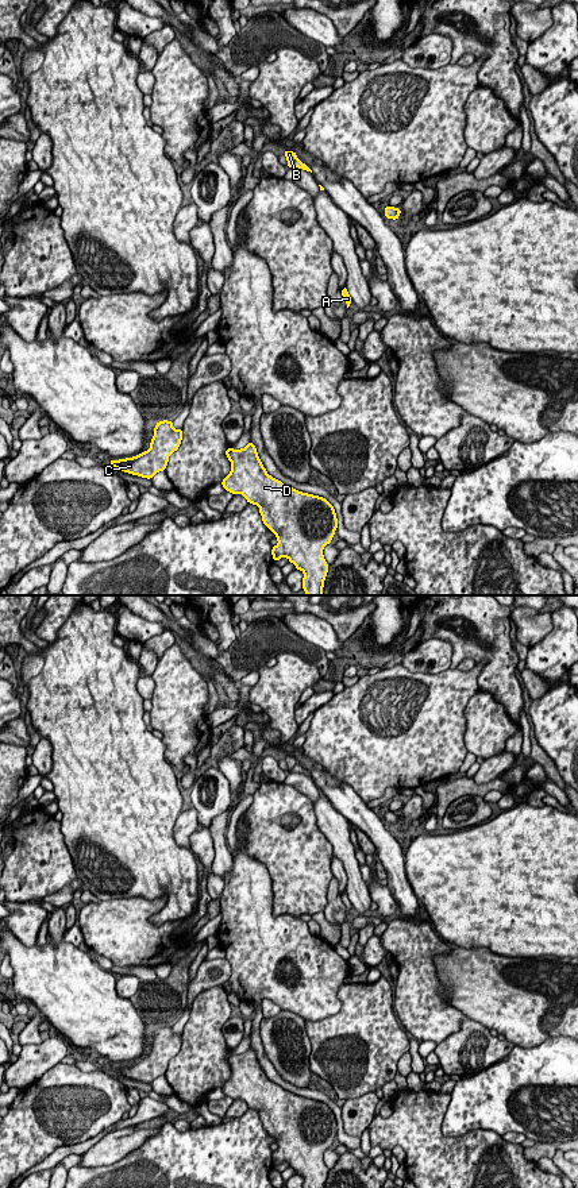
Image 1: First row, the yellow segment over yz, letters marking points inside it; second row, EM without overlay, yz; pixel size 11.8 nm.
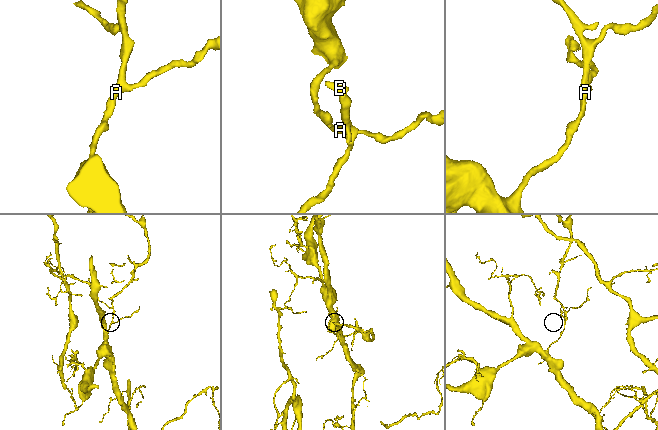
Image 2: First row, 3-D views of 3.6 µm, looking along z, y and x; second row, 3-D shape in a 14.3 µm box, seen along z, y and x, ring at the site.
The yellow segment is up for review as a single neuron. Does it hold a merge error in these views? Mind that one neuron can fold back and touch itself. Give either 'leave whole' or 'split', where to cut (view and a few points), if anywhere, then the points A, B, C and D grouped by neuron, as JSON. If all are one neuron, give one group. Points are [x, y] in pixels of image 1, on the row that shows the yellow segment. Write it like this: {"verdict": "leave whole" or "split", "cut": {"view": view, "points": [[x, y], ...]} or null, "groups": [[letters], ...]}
{"verdict": "split", "cut": {"view": "yz", "points": [[297, 158], [288, 166]]}, "groups": [["A", "C", "D"], ["B"]]}

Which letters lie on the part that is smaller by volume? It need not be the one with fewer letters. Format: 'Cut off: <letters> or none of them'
Cut off: B

